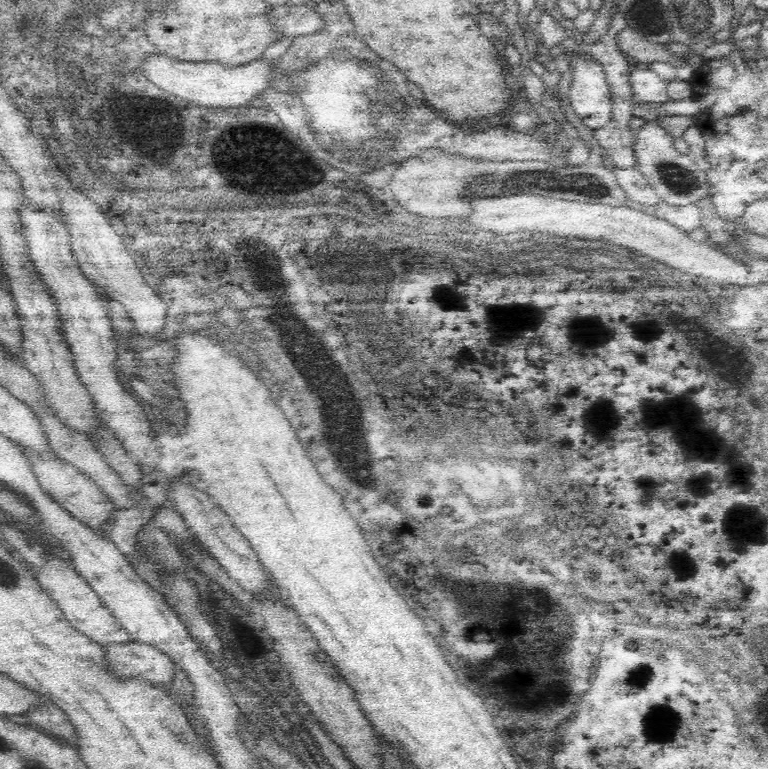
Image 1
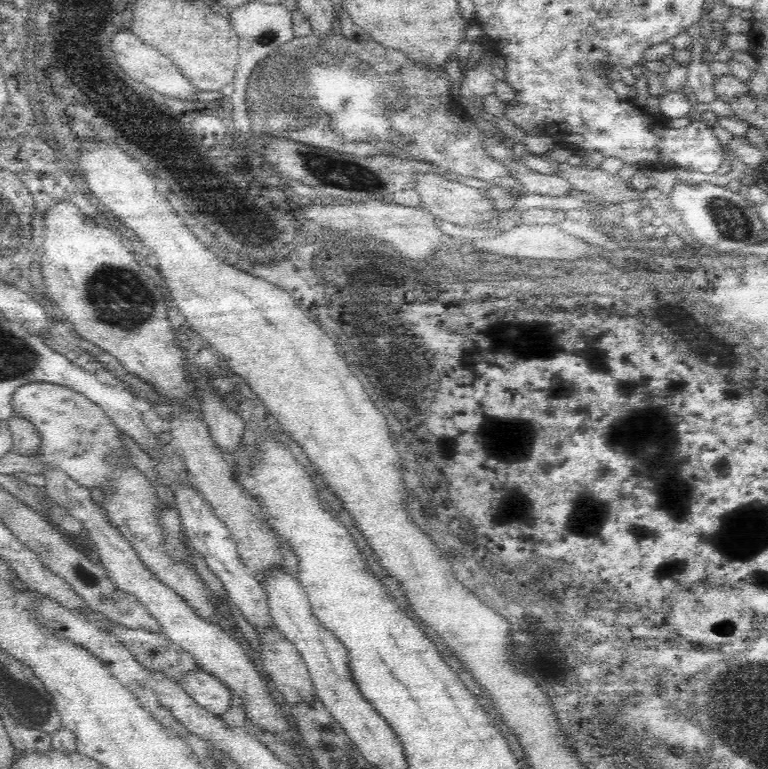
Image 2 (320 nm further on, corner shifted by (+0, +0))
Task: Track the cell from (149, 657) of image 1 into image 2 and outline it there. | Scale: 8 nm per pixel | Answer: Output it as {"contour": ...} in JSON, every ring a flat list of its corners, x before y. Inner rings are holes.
{"contour":[[202,670,188,673,181,682,181,688,198,703,198,706,218,717,231,708,231,690]]}

